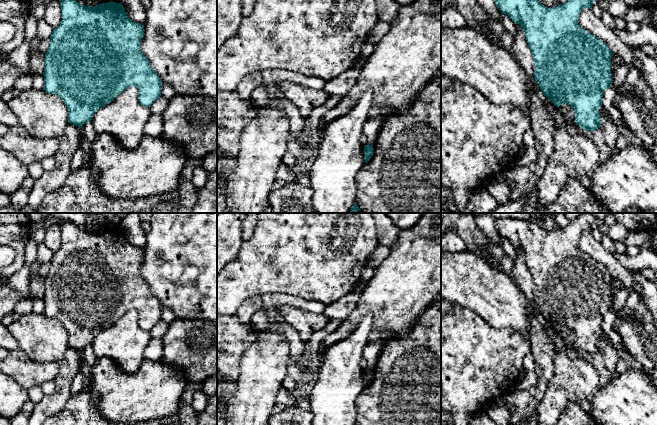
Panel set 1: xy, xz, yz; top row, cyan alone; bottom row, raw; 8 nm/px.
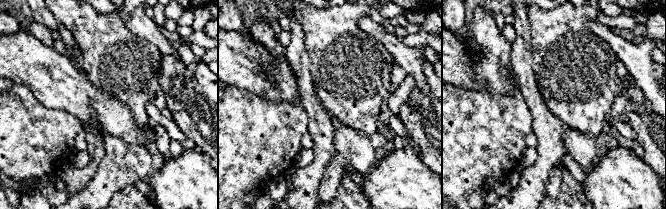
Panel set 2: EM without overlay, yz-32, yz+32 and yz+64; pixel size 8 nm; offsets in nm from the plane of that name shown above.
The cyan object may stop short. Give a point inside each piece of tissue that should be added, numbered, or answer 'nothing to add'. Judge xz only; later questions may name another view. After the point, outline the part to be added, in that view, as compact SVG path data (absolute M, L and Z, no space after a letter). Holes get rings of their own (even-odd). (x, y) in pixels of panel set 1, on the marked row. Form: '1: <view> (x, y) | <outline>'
nothing to add

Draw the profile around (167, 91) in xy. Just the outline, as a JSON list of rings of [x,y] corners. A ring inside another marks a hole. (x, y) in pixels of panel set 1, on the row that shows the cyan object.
[[[162,83],[161,96],[170,100],[175,94],[176,92],[170,84]]]

